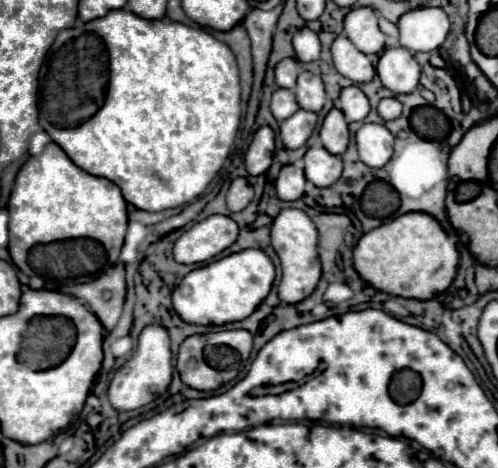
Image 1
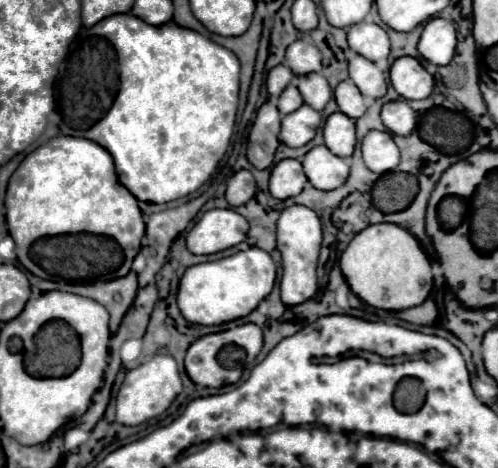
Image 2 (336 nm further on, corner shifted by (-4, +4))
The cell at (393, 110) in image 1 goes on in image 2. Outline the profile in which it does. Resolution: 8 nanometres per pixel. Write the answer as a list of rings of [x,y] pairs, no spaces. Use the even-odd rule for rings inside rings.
[[[393,100],[383,104],[381,108],[381,120],[385,124],[385,128],[393,134],[411,134],[415,130],[417,124],[417,116],[411,110],[411,106],[403,100]]]

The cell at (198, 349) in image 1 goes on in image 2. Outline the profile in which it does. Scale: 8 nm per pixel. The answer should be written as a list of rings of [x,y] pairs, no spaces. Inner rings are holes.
[[[241,324],[223,332],[215,332],[215,334],[207,334],[201,336],[199,340],[195,340],[185,356],[185,370],[189,374],[189,378],[195,384],[201,386],[209,386],[209,388],[221,388],[225,384],[235,384],[243,370],[253,364],[253,360],[257,358],[257,354],[263,348],[263,334],[261,328],[257,324]]]

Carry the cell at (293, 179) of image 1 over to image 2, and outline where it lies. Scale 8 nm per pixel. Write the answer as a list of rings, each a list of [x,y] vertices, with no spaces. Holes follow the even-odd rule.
[[[281,160],[269,178],[269,192],[271,196],[285,200],[297,196],[307,184],[307,176],[299,160]]]

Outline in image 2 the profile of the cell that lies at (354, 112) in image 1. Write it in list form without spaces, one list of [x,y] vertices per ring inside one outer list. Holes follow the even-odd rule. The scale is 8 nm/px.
[[[343,80],[337,88],[335,88],[335,100],[337,106],[343,114],[347,114],[349,118],[357,120],[365,114],[367,106],[365,106],[365,98],[359,92],[359,88],[351,82],[351,80]]]

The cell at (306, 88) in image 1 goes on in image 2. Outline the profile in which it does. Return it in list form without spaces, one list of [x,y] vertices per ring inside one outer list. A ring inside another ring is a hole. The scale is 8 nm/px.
[[[311,72],[311,74],[301,74],[295,78],[295,86],[299,88],[305,104],[309,104],[315,110],[323,110],[325,104],[333,98],[333,90],[329,88],[327,80],[323,74]]]

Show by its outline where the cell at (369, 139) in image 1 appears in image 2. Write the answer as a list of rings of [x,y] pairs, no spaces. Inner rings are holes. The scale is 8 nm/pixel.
[[[367,132],[367,136],[361,142],[361,150],[367,168],[371,168],[377,174],[391,172],[399,164],[399,148],[389,132]]]

